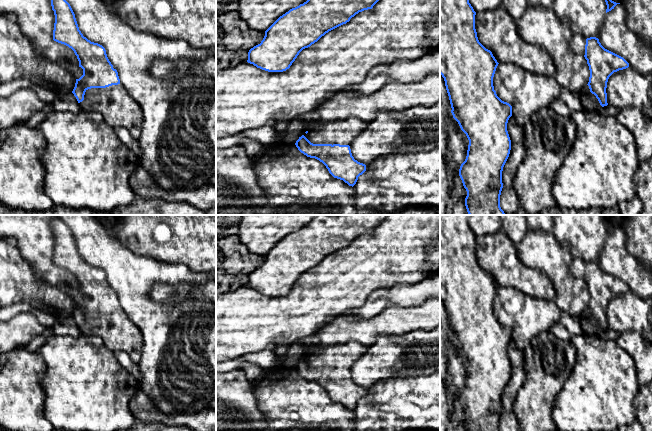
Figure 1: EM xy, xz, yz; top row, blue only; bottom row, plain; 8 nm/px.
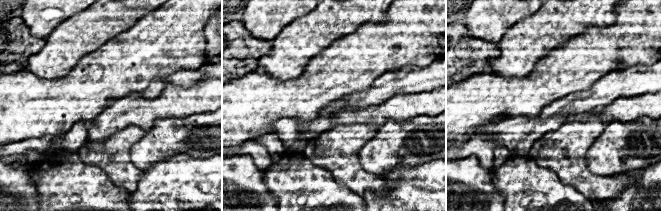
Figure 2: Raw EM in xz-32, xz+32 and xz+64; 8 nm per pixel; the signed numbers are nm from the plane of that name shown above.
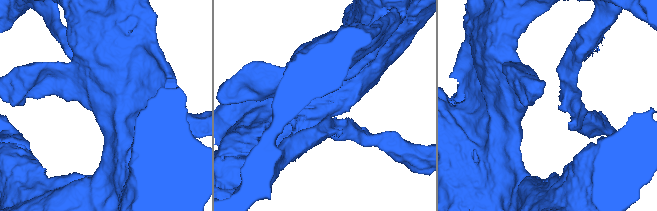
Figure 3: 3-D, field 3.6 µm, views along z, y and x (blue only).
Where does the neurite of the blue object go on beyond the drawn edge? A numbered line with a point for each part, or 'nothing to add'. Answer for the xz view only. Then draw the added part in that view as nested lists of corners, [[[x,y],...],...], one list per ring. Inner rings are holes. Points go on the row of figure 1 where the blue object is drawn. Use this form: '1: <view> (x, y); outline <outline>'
1: xz (342, 132); outline [[[350,116],[342,120],[334,120],[303,135],[313,144],[340,144],[350,146],[353,138],[362,132],[367,127],[367,124],[367,121]]]

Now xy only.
1: xy (118, 109); outline [[[120,83],[106,88],[86,90],[80,108],[102,115],[107,125],[125,128],[134,139],[139,139],[143,114],[140,106]]]

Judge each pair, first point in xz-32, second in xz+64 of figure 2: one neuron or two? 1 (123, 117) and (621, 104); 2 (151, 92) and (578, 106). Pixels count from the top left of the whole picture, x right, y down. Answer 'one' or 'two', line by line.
1: one
2: one

